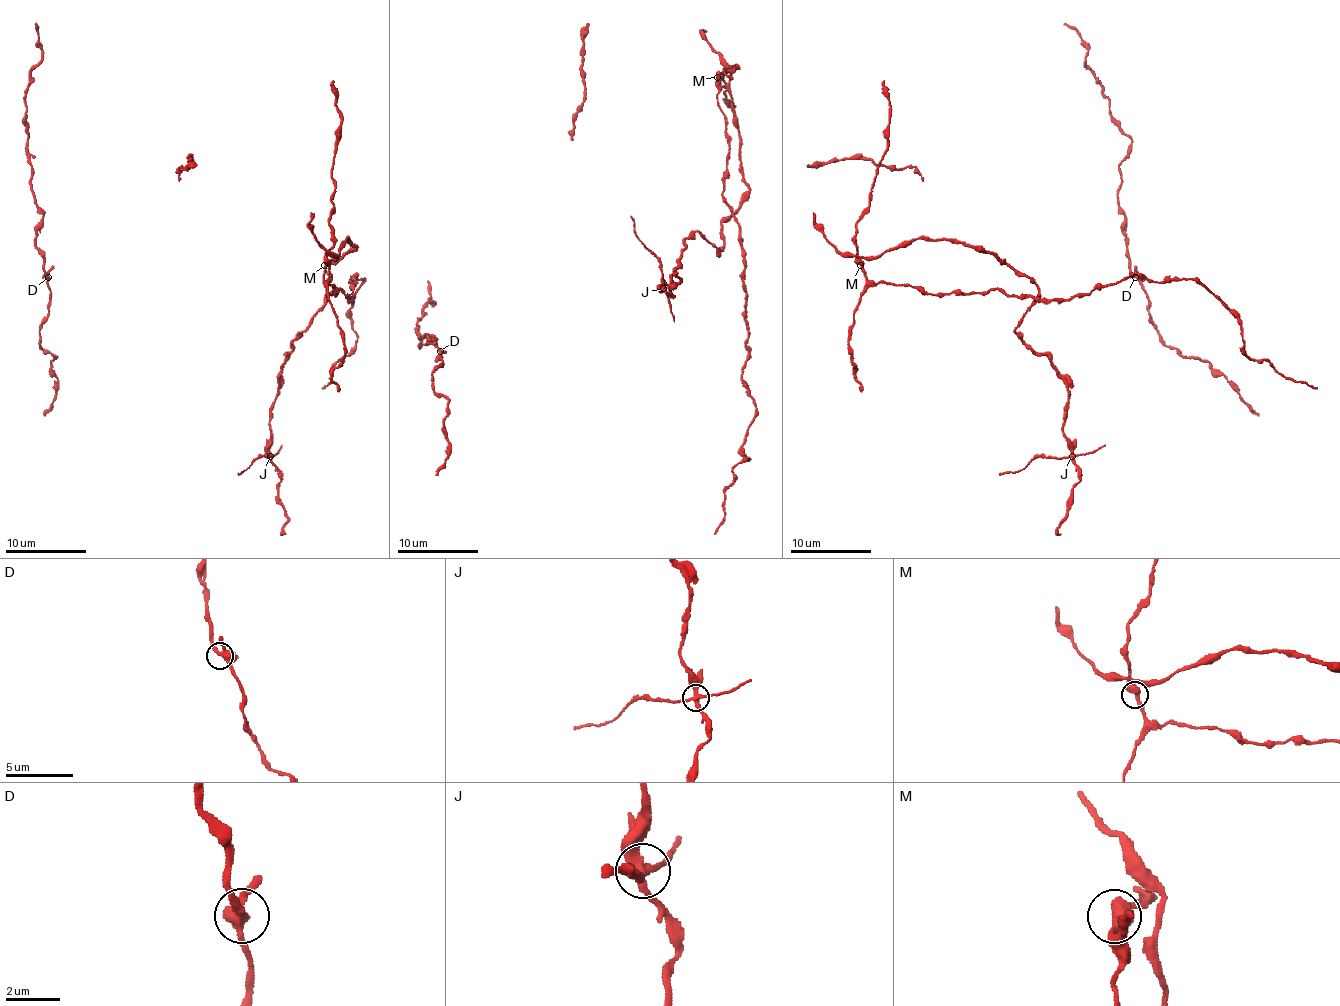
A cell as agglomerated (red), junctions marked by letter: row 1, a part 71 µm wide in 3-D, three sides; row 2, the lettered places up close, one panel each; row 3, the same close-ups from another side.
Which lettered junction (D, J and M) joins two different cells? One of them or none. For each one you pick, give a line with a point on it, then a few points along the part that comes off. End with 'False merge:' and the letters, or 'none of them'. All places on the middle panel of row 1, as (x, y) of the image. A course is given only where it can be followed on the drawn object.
J: at (663, 288); foreign part runs (662, 289), (660, 260), (638, 238), (630, 216)
False merge: J

